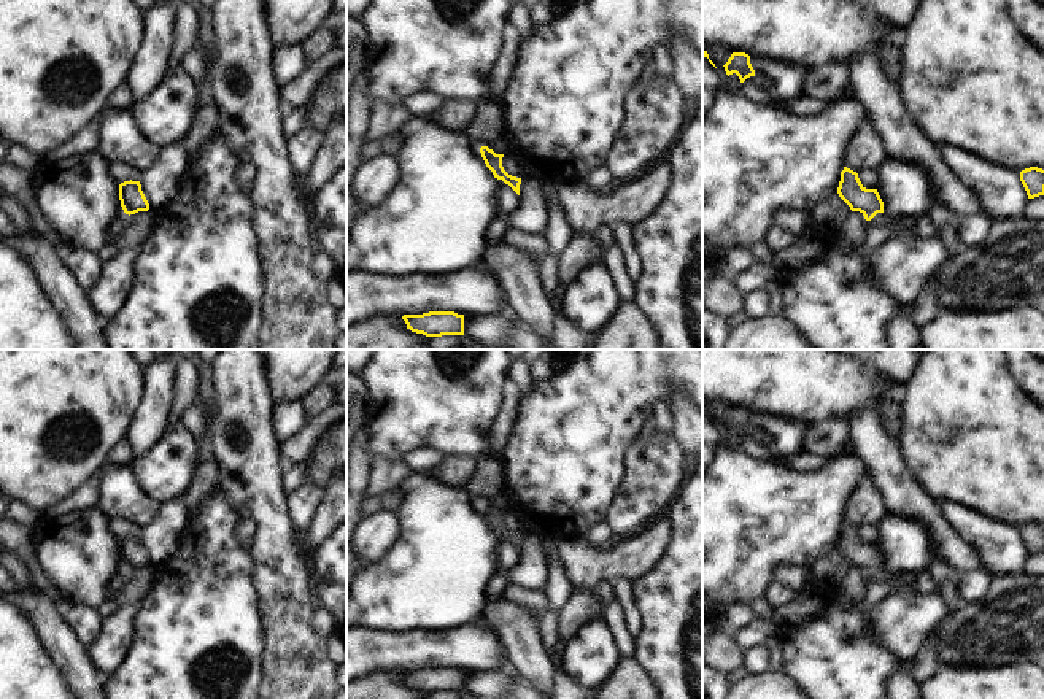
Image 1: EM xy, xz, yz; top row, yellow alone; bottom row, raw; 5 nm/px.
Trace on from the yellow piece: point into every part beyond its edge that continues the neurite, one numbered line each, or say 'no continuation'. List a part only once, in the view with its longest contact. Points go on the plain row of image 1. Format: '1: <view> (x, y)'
no continuation

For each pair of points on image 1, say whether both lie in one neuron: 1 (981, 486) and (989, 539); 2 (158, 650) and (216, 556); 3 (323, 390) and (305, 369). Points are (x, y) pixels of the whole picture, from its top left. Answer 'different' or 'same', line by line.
1: different
2: same
3: different

